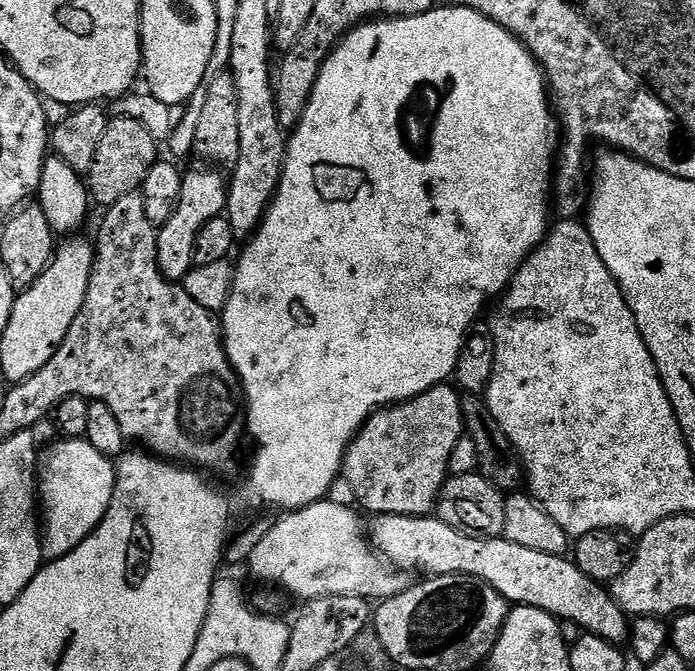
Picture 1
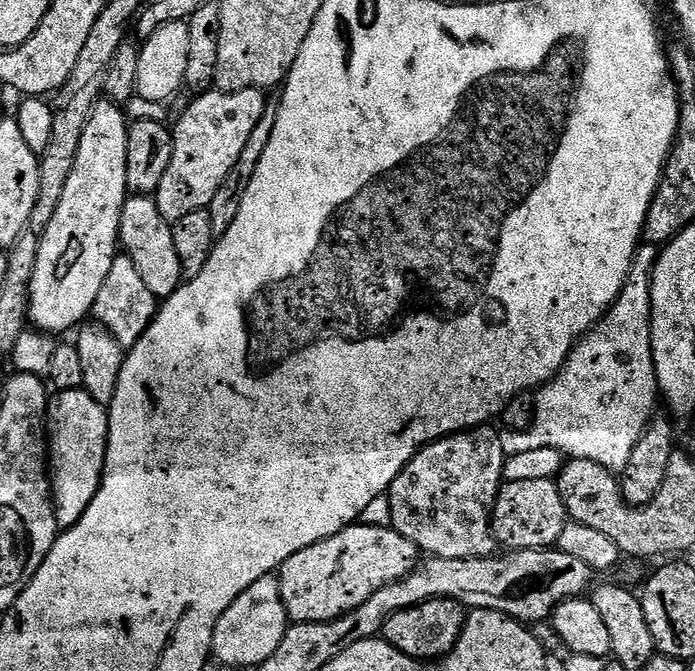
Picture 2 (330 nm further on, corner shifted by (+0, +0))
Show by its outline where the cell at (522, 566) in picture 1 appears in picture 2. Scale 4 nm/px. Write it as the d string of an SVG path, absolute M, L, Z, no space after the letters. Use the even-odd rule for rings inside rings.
M354 523L306 550L298 550L278 570L280 593L289 621L298 624L325 624L353 612L370 594L382 586L398 582L416 569L418 550L414 542L402 538L389 526L366 526Z

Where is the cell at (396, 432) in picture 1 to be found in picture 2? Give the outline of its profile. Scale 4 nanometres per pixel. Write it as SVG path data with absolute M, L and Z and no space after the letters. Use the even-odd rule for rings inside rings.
M492 426L453 432L450 436L441 436L431 444L425 444L387 490L392 511L391 527L428 556L472 560L493 555L497 551L498 540L492 531L492 509L496 507L500 485L505 483L505 459L500 432Z

